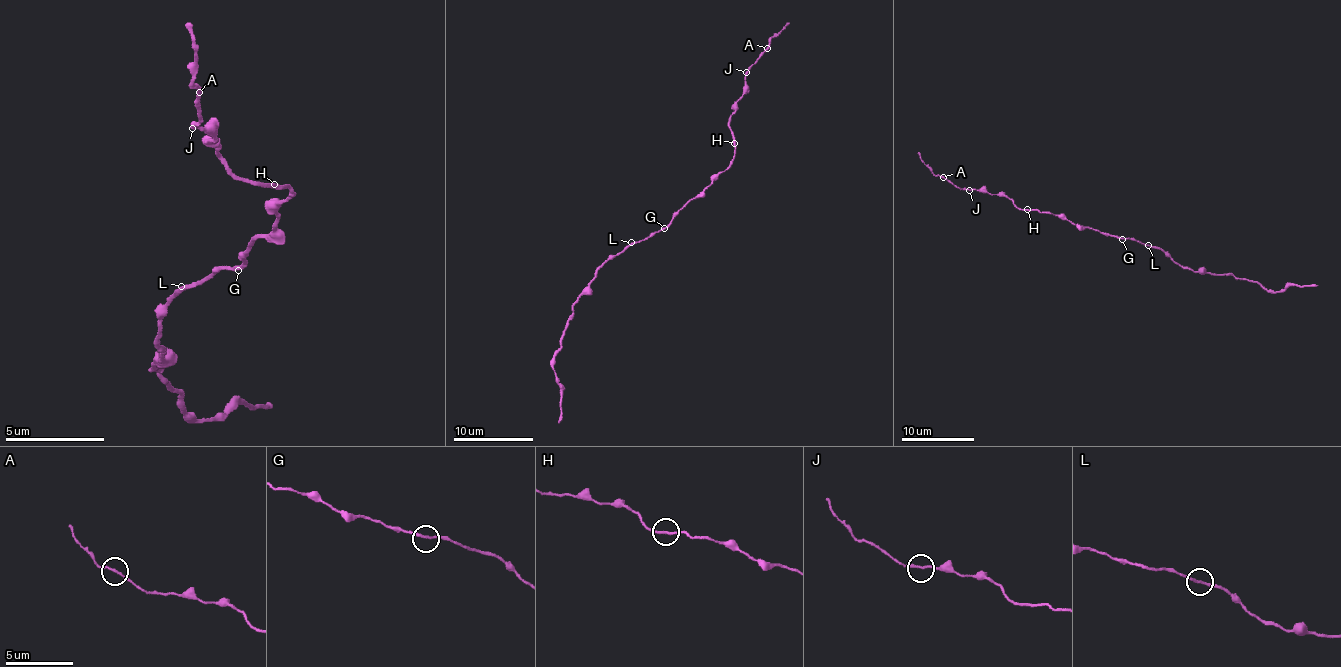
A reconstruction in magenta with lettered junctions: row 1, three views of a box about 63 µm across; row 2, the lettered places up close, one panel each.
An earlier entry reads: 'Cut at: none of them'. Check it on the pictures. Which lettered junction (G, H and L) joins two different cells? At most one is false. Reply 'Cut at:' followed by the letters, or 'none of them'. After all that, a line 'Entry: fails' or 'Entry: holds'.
Cut at: none of them
Entry: holds

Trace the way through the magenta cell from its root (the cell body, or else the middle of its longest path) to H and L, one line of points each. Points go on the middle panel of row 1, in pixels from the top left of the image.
H: (671, 222), (674, 214), (733, 160), (734, 144)
L: (671, 222), (642, 240), (631, 242)

